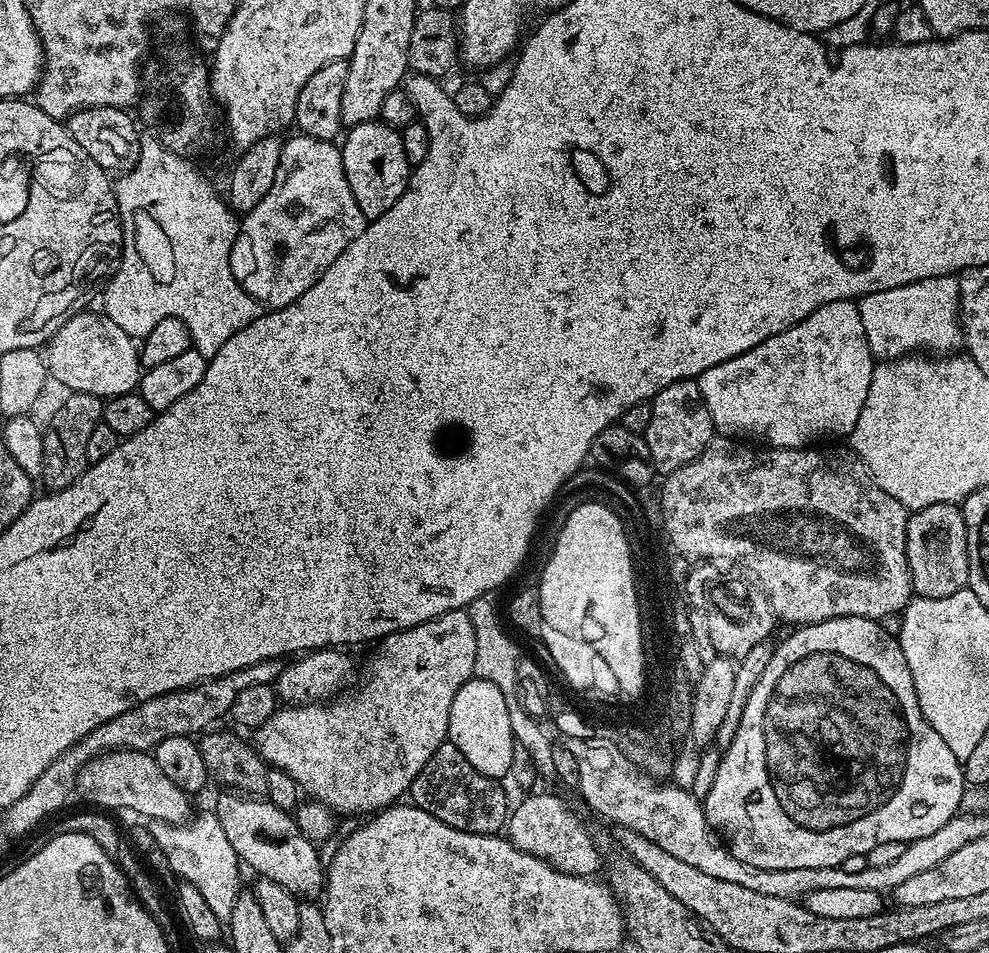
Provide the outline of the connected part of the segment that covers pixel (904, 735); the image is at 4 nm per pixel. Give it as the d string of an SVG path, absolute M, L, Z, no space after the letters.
M843 616L797 627L789 631L792 633L784 641L776 644L774 658L770 658L770 666L766 666L762 678L758 678L742 710L738 730L730 746L723 749L719 757L714 784L702 801L702 811L709 829L723 841L732 856L746 862L746 866L758 866L762 870L802 870L822 866L838 868L854 854L867 856L870 850L874 850L874 846L882 842L906 844L910 840L926 838L926 834L934 834L934 830L946 826L946 822L950 822L950 818L961 811L966 791L961 761L950 754L950 746L946 746L946 742L942 742L938 733L924 721L920 705L916 703L910 670L901 656L899 645L880 627L874 620Z

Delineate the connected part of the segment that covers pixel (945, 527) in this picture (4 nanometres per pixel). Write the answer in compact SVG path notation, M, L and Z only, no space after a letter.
M935 504L917 508L906 526L906 558L912 576L912 591L919 598L946 598L968 582L968 535L964 533L964 513L954 504Z

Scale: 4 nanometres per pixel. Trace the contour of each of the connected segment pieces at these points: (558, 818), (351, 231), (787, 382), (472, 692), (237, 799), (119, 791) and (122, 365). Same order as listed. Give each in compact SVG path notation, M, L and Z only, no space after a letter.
M528 794L520 805L511 809L506 821L506 836L512 845L534 858L544 860L558 872L568 876L592 878L600 868L600 852L588 828L556 796Z
M293 134L288 141L283 141L274 182L266 198L262 198L262 202L239 221L236 241L228 259L232 277L251 300L265 309L285 308L290 302L302 298L302 294L306 294L306 290L310 290L310 286L330 270L330 262L334 262L334 258L338 258L338 254L358 238L365 223L356 199L350 194L339 147L331 140Z
M839 300L824 304L818 310L814 310L814 314L802 318L802 322L774 334L774 338L766 338L766 342L758 342L758 346L746 350L746 354L738 354L738 358L730 358L718 366L710 366L710 370L706 370L698 378L698 387L700 399L717 433L732 436L728 438L735 438L740 442L755 442L757 445L770 448L807 448L815 445L817 443L815 440L836 440L839 436L851 437L854 426L858 422L858 414L862 414L862 406L866 402L866 390L870 390L873 367L874 357L864 337L859 307L851 300Z
M475 676L459 688L451 702L447 718L449 743L484 777L502 780L511 773L516 745L510 728L509 707L507 697L496 684Z
M224 794L220 796L214 805L214 811L218 822L222 824L222 831L226 834L230 846L234 846L234 854L240 859L241 865L253 868L257 877L278 882L290 895L297 898L312 898L321 891L326 883L326 868L320 864L320 856L316 853L317 848L310 843L297 830L295 819L285 809L274 806L266 798L249 798L239 794Z
M104 752L101 756L88 760L76 775L74 792L90 804L88 806L95 806L100 810L125 808L128 812L148 816L149 821L161 820L163 824L183 824L190 816L189 793L178 790L178 786L174 786L174 782L170 782L170 778L162 774L148 752Z
M79 312L69 315L46 345L49 377L53 381L56 379L62 387L68 388L64 390L69 393L85 392L101 398L111 398L136 392L142 369L133 337L118 330L118 326L114 326L114 322L110 322L103 315Z

